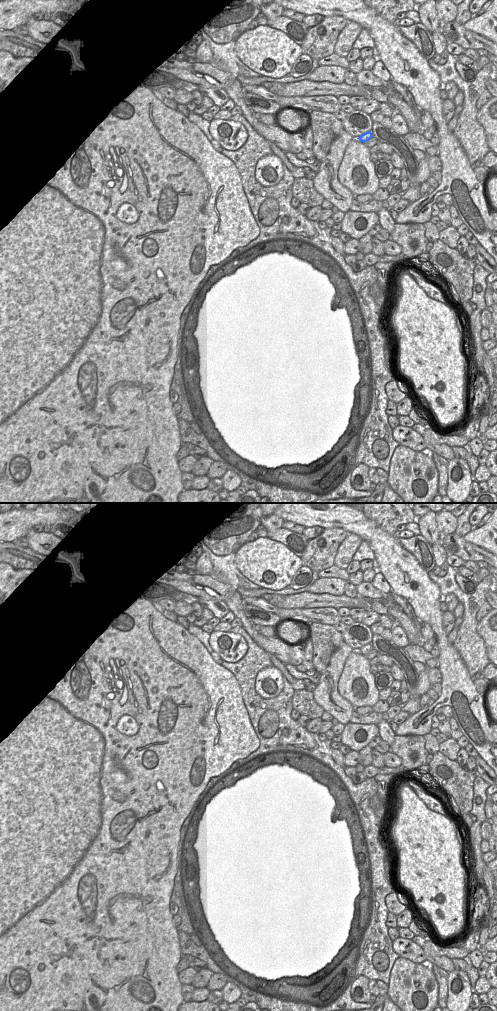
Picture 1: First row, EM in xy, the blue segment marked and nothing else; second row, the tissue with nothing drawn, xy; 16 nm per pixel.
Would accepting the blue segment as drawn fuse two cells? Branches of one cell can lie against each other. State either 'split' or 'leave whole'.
leave whole

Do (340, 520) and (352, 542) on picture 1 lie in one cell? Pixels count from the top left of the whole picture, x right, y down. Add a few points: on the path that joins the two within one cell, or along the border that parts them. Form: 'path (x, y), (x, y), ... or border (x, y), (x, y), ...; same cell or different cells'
border (349, 532), (357, 534), (363, 540); different cells

